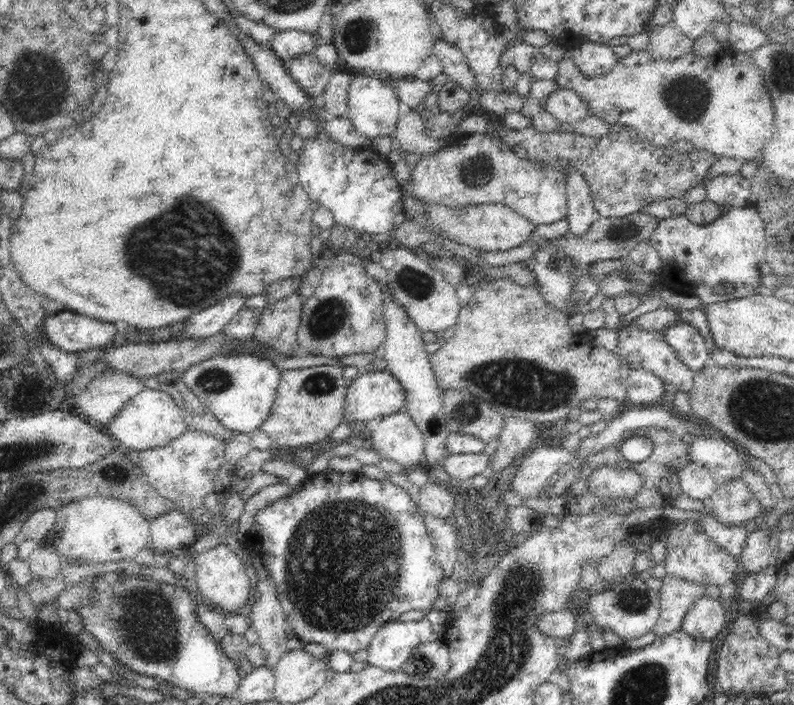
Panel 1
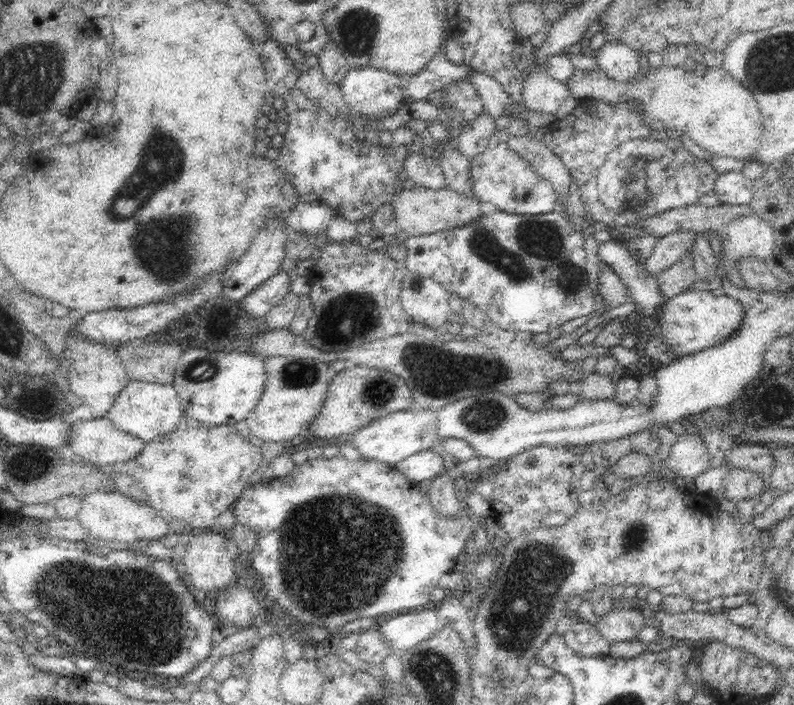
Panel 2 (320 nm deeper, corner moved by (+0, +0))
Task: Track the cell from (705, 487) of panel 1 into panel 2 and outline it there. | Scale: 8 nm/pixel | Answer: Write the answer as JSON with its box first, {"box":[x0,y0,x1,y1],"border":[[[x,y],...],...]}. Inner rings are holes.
{"box":[661,431,712,478],"border":[[[690,431],[686,435],[677,436],[668,457],[661,465],[670,468],[678,476],[694,478],[712,467],[710,457],[701,435]]]}

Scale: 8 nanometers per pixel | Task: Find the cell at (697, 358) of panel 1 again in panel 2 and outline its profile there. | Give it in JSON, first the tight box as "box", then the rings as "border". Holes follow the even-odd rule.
{"box":[598,240,666,320],"border":[[[611,240],[600,244],[598,256],[627,286],[629,300],[636,303],[640,317],[654,320],[655,312],[666,302],[660,292],[657,275],[646,271],[644,262],[633,254],[625,241]]]}

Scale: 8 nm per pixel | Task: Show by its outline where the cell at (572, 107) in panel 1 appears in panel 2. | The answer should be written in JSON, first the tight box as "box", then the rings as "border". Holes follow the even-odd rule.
{"box":[522,70,569,118],"border":[[[543,70],[526,75],[522,83],[522,103],[528,111],[542,113],[551,118],[562,102],[569,98],[569,86],[554,80]]]}

